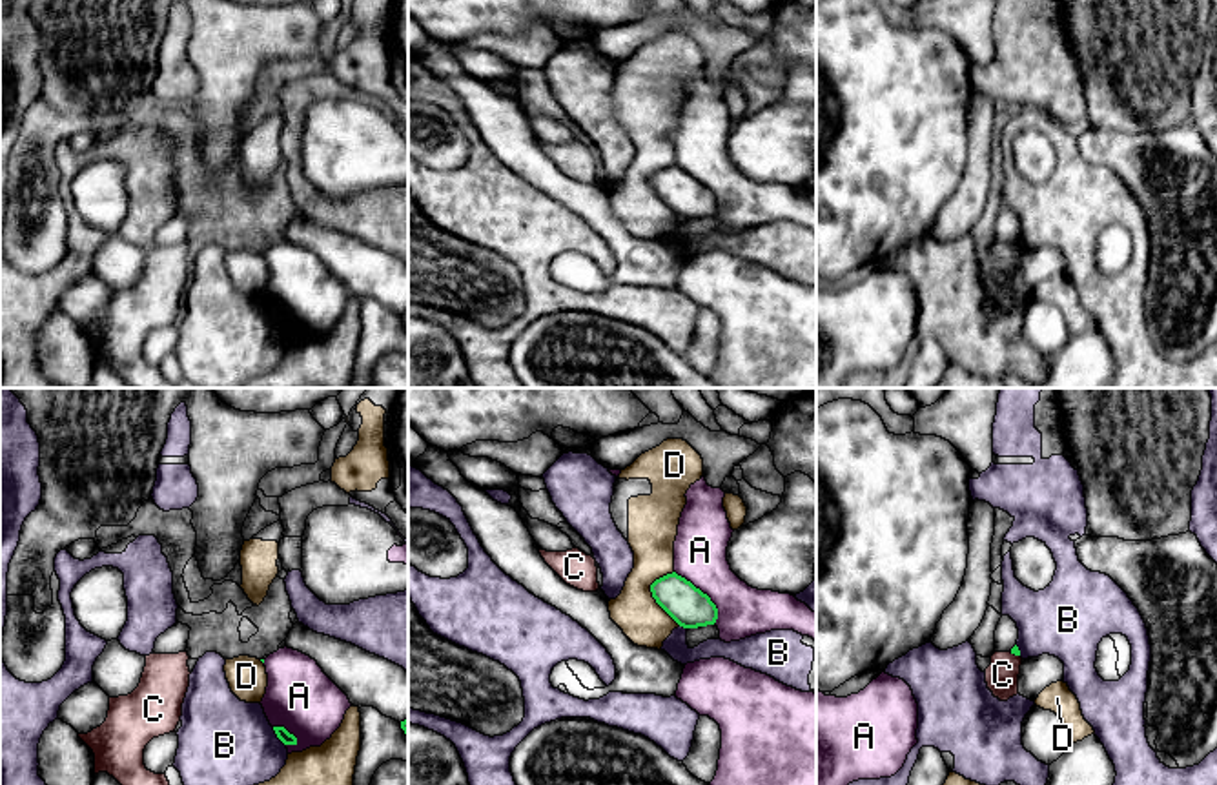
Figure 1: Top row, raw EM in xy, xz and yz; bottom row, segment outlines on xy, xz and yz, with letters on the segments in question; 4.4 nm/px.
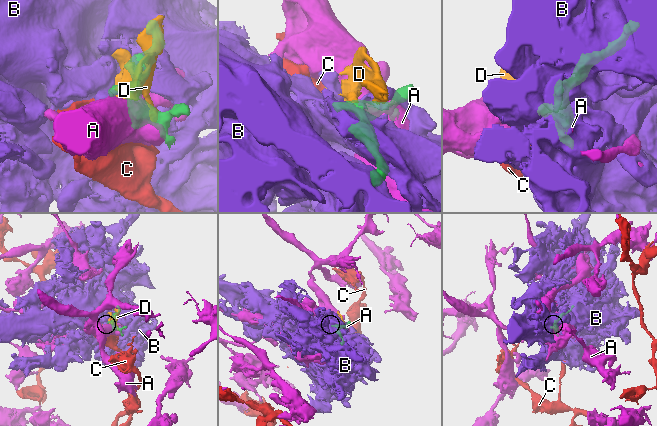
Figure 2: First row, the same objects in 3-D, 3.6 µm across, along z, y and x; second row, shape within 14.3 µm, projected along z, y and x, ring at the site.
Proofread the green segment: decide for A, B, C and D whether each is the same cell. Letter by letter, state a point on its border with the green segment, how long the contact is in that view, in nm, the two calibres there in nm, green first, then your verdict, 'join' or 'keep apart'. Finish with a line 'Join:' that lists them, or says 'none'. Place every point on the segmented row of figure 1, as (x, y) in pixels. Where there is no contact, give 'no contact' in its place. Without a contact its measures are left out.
A: meets green in xz at (705, 594); contact 300 nm long; 180 nm thick on the green side, 240 nm on the other; keep apart
B: meets green in xy at (277, 736); contact 110 nm long; 60 nm thick on the green side, 380 nm on the other; keep apart
C: meets green in yz at (1015, 654); contact 50 nm long; 40 nm thick on the green side, 140 nm on the other; keep apart
D: meets green in xz at (653, 594); contact 260 nm long; 180 nm thick on the green side, 200 nm on the other; keep apart
Join: none

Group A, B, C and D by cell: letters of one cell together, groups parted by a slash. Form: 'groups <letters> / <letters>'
groups A / B / C / D

